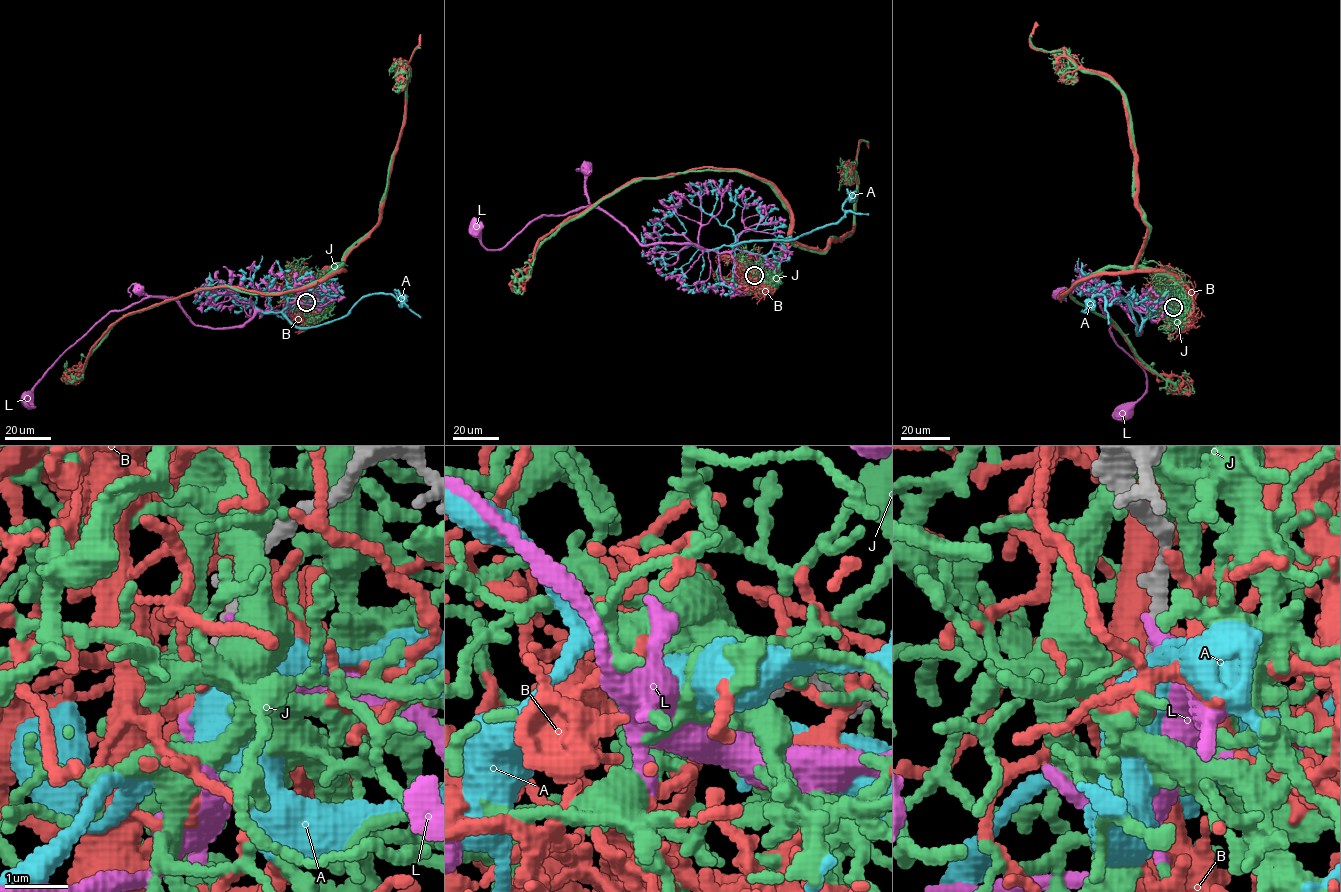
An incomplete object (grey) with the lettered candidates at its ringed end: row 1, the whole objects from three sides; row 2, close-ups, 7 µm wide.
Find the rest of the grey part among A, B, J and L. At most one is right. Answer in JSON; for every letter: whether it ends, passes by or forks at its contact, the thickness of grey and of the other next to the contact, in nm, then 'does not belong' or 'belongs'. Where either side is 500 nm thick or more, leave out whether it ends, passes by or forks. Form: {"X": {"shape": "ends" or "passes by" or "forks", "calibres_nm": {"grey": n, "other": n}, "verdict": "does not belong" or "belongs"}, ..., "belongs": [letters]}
{"A": {"calibres_nm": {"grey": 300, "other": 500}, "verdict": "does not belong"}, "B": {"shape": "passes by", "calibres_nm": {"grey": 280, "other": 240}, "verdict": "belongs"}, "J": {"shape": "passes by", "calibres_nm": {"grey": 340, "other": 150}, "verdict": "does not belong"}, "L": {"calibres_nm": {"grey": 320, "other": 600}, "verdict": "does not belong"}, "belongs": ["B"]}

